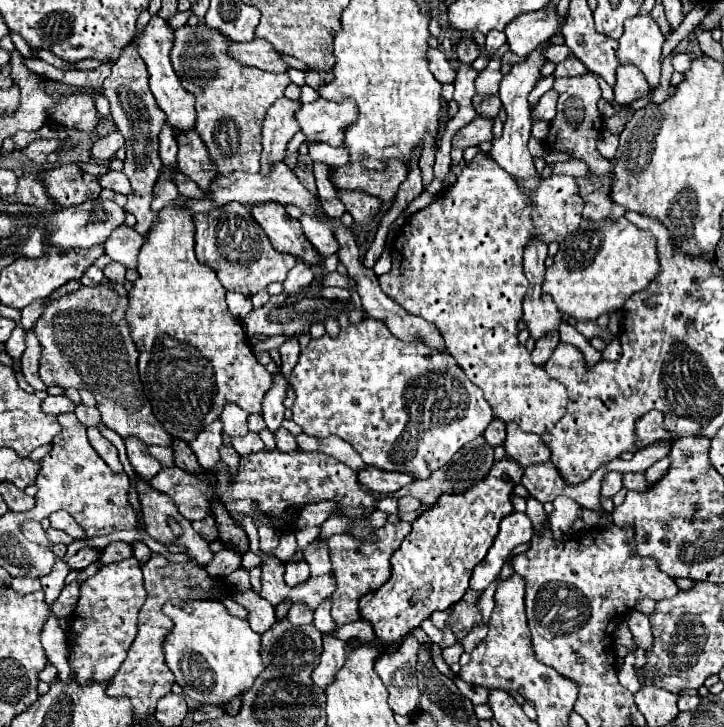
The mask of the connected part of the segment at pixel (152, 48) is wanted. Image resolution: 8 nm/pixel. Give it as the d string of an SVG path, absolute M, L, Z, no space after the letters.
M158 14L150 18L148 26L140 32L136 32L136 36L132 38L130 46L136 46L140 58L144 60L148 74L150 74L150 90L158 102L158 106L166 112L168 116L168 124L178 128L178 130L188 130L194 128L194 120L196 120L196 112L194 112L194 96L190 92L186 92L178 80L178 76L172 70L170 64L170 50L172 50L172 38L174 38L174 30L168 26L168 22L164 18L160 18Z

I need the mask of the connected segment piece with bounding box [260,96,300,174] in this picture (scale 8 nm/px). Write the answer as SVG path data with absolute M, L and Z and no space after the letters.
M286 96L278 98L274 102L274 106L270 106L266 118L264 118L264 126L262 126L262 144L264 144L264 150L262 150L262 170L260 174L264 172L270 172L270 164L272 162L278 162L278 160L284 160L284 152L286 152L286 144L292 140L292 136L300 130L298 124L296 124L296 118L294 118L294 112L300 108L300 102L298 100L290 100Z

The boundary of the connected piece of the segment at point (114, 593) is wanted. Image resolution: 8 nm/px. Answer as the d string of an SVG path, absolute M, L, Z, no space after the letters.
M134 556L98 568L94 576L80 584L80 598L70 618L70 634L76 638L76 646L72 646L68 658L76 682L108 682L118 672L136 638L136 614L144 604L144 598L142 570Z

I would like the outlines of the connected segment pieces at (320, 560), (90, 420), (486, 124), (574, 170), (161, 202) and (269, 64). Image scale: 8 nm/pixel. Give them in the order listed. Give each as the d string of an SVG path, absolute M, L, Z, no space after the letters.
M326 546L310 548L306 552L304 560L308 562L312 576L320 576L320 574L328 574L330 572L330 558L328 558L328 548Z
M78 404L74 414L78 416L78 420L84 424L84 426L98 426L100 424L100 412L98 408L88 408L84 404Z
M476 116L470 124L460 128L452 138L452 145L456 148L478 146L484 140L492 140L492 120Z
M568 160L568 162L554 162L548 164L554 174L568 174L568 176L586 176L588 168L582 160Z
M164 168L164 174L158 178L158 182L154 186L154 196L152 196L152 212L154 214L158 214L164 206L176 202L176 198L178 198L178 190L170 178L170 172L174 172L174 168Z
M226 38L226 42L228 42L228 54L244 66L254 66L266 72L286 72L288 70L280 54L266 40L254 38L252 42L232 42L230 38Z

